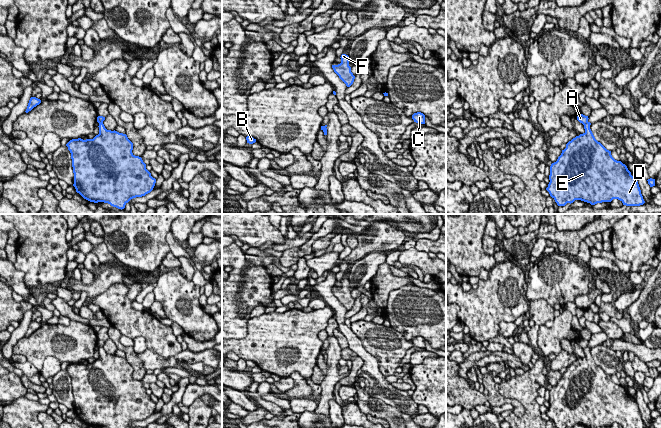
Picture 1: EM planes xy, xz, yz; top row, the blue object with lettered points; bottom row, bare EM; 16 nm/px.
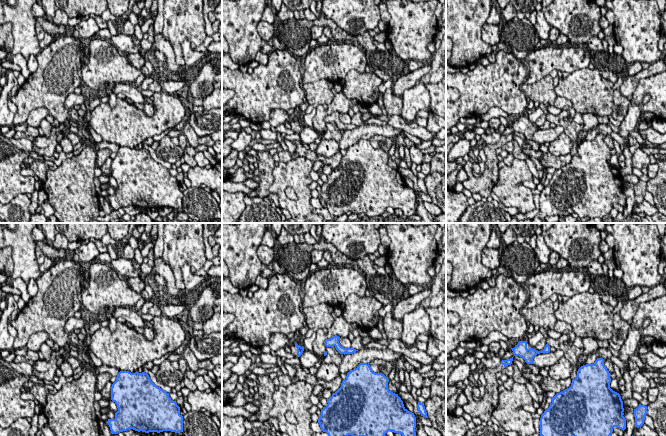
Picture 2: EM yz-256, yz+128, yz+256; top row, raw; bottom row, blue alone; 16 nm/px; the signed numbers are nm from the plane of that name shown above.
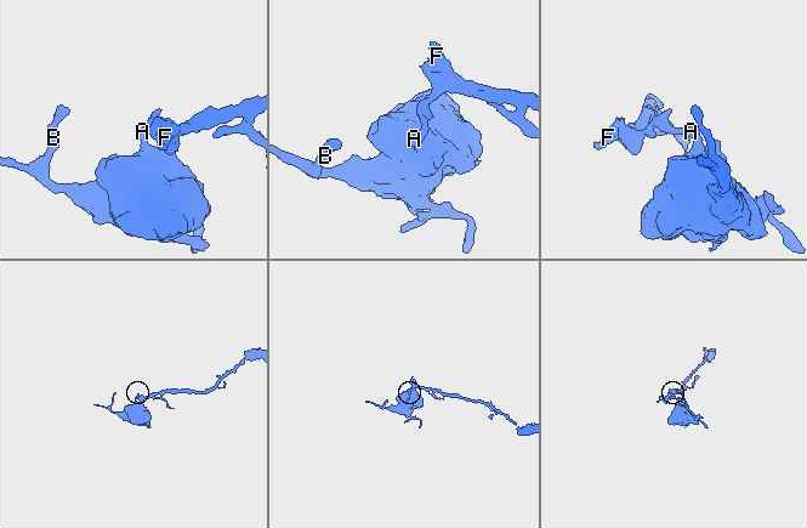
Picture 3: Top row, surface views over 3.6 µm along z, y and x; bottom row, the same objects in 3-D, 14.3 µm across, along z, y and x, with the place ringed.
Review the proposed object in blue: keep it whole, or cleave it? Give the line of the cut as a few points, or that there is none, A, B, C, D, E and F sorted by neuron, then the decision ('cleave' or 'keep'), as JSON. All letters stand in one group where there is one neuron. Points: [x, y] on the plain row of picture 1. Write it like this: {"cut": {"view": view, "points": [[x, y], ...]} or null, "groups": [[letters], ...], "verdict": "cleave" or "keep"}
{"cut": {"view": "yz", "points": [[587, 345], [583, 348]]}, "groups": [["A", "C", "F"], ["B", "D", "E"]], "verdict": "cleave"}

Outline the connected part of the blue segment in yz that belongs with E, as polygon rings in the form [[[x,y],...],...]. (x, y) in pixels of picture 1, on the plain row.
[[[590,346],[584,348],[585,356],[576,360],[566,368],[566,372],[562,374],[557,385],[550,390],[549,408],[546,414],[557,428],[573,427],[575,424],[581,424],[590,428],[602,426],[611,426],[613,423],[620,424],[623,428],[644,428],[645,425],[641,418],[638,405],[631,399],[627,390],[621,385],[615,384],[611,375],[607,374],[600,366],[598,366],[591,353]]]

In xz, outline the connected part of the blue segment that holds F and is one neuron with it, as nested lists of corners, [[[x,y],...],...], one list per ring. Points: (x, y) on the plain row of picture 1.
[[[342,278],[340,282],[341,287],[338,289],[332,289],[332,292],[346,310],[350,311],[354,306],[355,300],[351,296],[351,291],[349,290],[349,280]]]

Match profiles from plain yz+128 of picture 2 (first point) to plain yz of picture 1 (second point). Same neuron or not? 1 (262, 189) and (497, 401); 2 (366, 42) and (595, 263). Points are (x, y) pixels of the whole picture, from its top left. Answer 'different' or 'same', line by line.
1: same
2: different

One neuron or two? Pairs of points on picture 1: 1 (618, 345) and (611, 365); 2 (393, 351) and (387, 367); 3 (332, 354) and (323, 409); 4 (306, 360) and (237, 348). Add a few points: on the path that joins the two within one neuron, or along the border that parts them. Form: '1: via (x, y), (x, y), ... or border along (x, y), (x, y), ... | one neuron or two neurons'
1: border along (610, 347), (615, 351) | two neurons
2: via (390, 355), (388, 363) | one neuron
3: via (332, 368), (332, 378), (328, 383), (326, 395) | one neuron
4: via (289, 358), (277, 348), (254, 348) | one neuron

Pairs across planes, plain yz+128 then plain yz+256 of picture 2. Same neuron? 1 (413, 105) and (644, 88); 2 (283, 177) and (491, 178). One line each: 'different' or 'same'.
1: different
2: different

